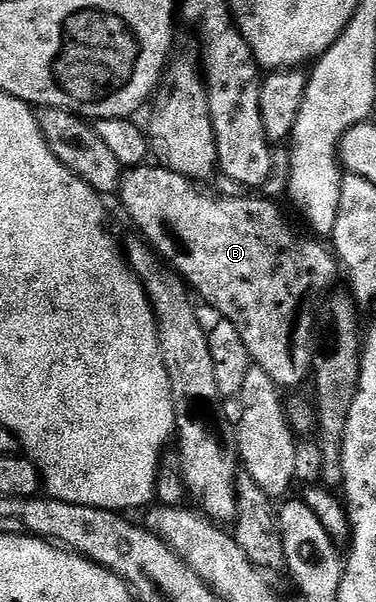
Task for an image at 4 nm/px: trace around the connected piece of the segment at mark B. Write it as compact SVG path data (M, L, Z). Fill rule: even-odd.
M138 167L133 170L134 173L125 178L120 186L120 198L122 197L122 205L130 212L130 217L134 220L134 225L139 234L144 238L147 245L162 258L163 262L169 268L173 269L187 286L199 298L203 297L212 308L218 312L219 318L236 323L236 327L240 331L240 336L244 339L244 347L248 347L250 359L253 364L258 365L264 371L268 371L268 375L272 375L272 379L283 390L289 391L297 385L307 384L308 378L311 376L314 367L314 358L316 356L316 337L314 341L314 325L316 329L316 318L320 313L320 302L335 288L334 280L337 279L338 273L340 277L340 262L331 246L326 245L325 240L319 239L317 236L309 235L305 237L302 233L297 233L290 226L288 218L282 214L281 204L275 203L273 200L267 199L261 195L246 195L250 197L217 197L214 193L205 193L203 186L197 181L189 181L184 175L180 175L171 169L161 167Z

